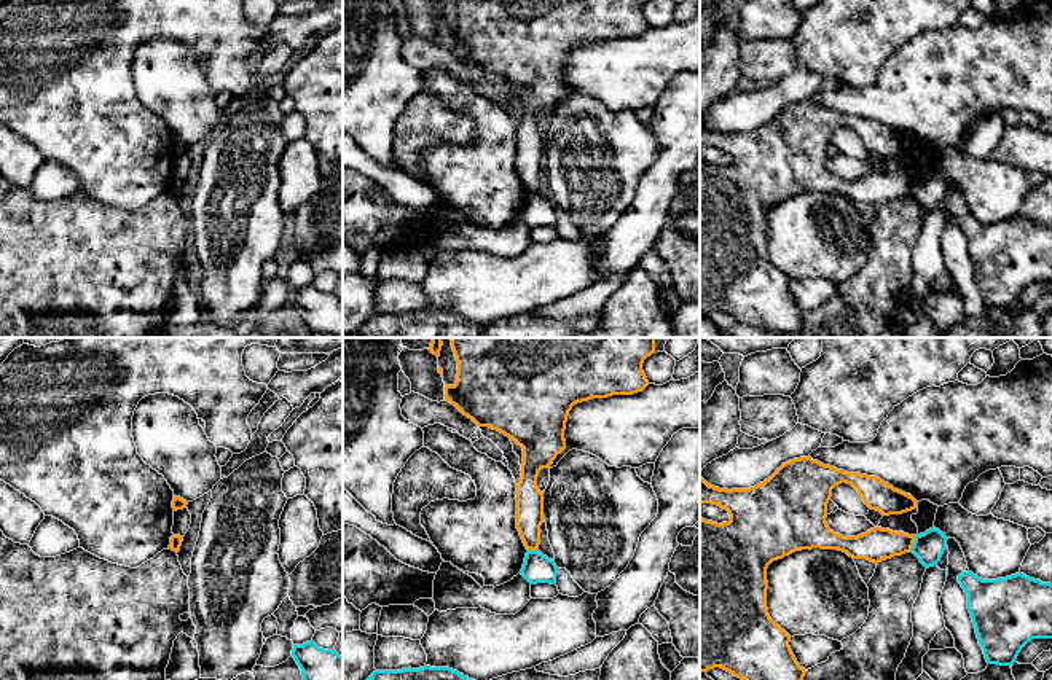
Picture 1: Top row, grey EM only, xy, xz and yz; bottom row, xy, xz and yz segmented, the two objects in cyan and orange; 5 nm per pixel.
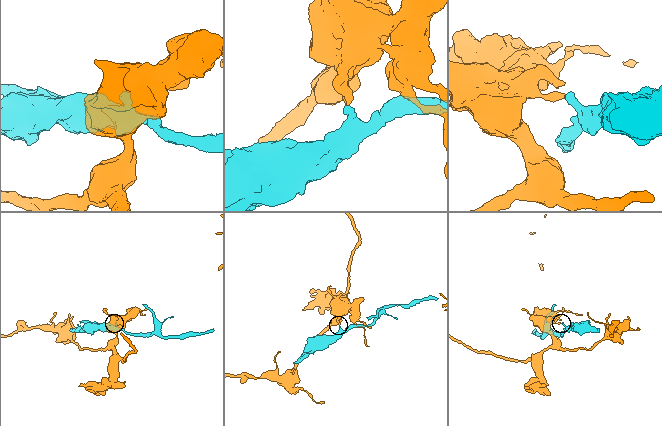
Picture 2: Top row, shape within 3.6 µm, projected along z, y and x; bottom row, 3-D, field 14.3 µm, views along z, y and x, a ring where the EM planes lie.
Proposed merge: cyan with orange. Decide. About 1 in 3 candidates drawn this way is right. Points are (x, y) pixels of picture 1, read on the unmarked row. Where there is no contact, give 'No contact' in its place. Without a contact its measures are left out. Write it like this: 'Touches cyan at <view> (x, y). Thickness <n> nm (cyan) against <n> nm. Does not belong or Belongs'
Touches cyan at yz (914, 187). Thickness 150 nm (cyan) against 170 nm. Does not belong

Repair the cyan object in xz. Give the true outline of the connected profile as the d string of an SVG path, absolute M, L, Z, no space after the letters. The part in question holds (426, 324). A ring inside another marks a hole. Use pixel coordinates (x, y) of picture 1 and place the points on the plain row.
M449 311L375 314L363 326L343 338L480 338L481 326Z

